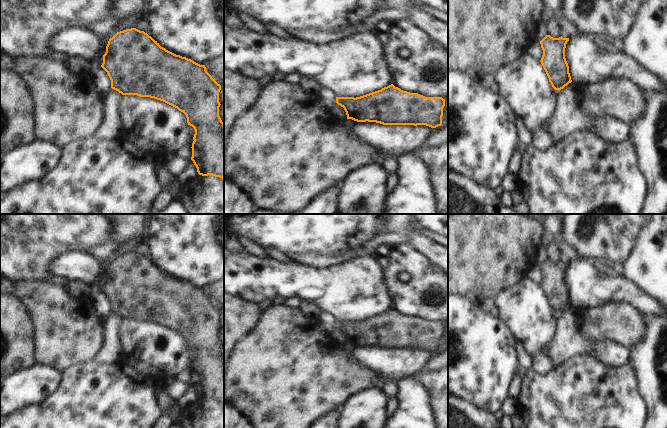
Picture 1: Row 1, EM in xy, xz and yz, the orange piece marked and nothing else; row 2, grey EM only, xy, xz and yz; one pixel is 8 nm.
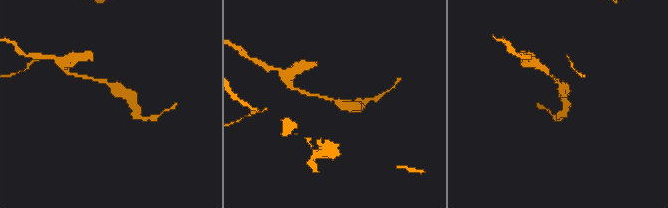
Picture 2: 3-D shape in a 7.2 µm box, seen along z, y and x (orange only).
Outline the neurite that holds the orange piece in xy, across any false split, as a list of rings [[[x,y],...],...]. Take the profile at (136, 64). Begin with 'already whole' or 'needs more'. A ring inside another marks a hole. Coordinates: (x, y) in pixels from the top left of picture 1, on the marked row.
already whole; [[[131,28],[117,32],[109,39],[101,67],[107,72],[111,80],[111,88],[122,95],[154,98],[183,112],[186,115],[188,125],[195,130],[191,147],[191,160],[196,166],[198,174],[224,179],[224,123],[219,116],[221,85],[207,72],[205,65],[200,65],[191,59],[166,50],[144,31]]]

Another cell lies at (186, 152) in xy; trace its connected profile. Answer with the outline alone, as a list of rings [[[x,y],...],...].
[[[189,146],[181,148],[177,153],[177,156],[184,158],[189,161],[192,157],[192,148]]]

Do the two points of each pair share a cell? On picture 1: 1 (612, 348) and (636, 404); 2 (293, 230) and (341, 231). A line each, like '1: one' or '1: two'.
1: two
2: one

